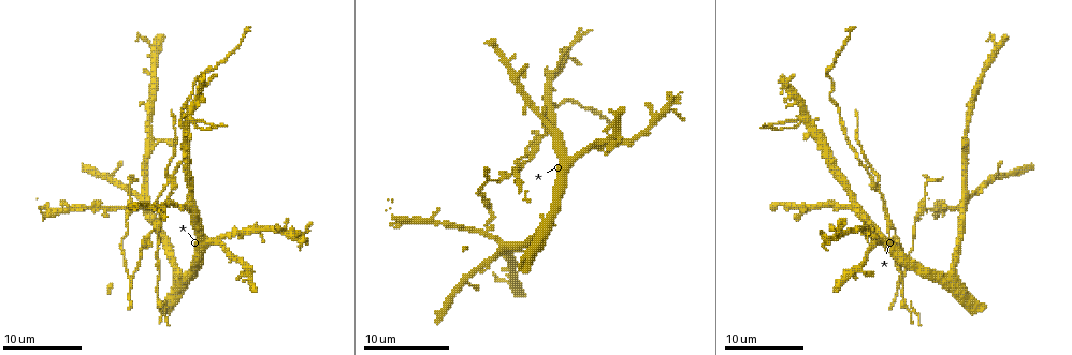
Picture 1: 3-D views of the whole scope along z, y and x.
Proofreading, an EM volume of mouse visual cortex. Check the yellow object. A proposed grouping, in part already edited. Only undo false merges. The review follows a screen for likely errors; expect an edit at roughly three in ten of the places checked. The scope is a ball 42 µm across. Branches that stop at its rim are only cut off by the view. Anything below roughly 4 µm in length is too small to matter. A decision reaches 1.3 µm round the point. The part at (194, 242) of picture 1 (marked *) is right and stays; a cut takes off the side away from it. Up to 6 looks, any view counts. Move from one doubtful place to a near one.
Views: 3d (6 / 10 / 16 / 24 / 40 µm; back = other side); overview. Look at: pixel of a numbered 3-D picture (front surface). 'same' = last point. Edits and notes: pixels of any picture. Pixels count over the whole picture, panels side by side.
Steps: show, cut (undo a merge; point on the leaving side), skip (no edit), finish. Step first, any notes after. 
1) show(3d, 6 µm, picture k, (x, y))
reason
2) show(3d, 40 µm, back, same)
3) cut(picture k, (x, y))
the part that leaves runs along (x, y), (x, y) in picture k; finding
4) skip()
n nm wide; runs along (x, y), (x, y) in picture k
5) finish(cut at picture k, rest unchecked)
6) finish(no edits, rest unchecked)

show(3d, 6 µm, picture 1, (207, 239))

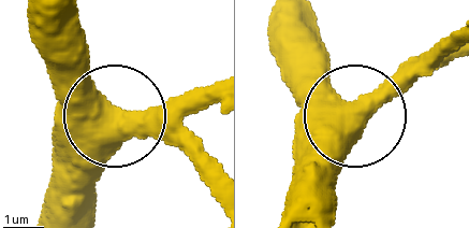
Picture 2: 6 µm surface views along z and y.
show(3d, 6 µm, back, picture 2, (106, 106))

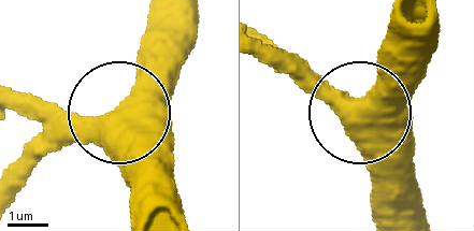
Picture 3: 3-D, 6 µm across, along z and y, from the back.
skip()
all the same neuron

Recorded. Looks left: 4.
show(3d, 6 µm, picture 1, (891, 228))
a fork

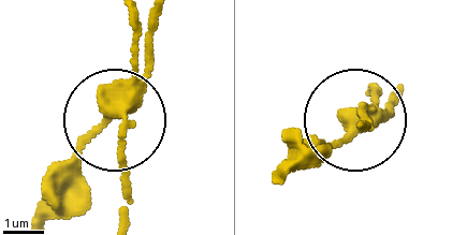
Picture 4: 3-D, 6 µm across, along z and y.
cut(picture 4, (89, 131))
the part that leaves runs along (132, 94), (152, 26) in picture 4; two neurons meet here

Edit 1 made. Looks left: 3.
show(overview)

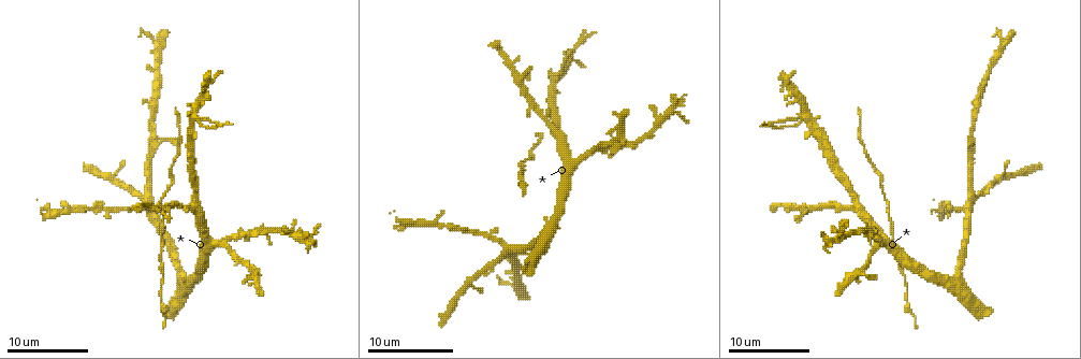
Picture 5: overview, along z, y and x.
show(3d, 10 µm, picture 5, (195, 117))

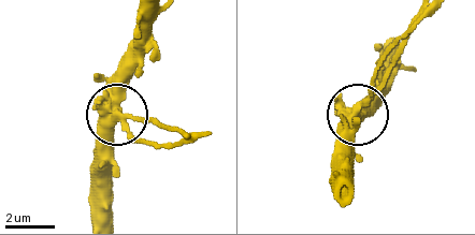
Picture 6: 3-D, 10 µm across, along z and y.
cut(picture 6, (143, 120))
4 arms; the part that leaves runs along (117, 116), (146, 116), (203, 134) in picture 6; a second neuron is stuck on

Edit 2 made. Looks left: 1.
finish(cut at picture 4, cut at picture 6, rest unchecked)

